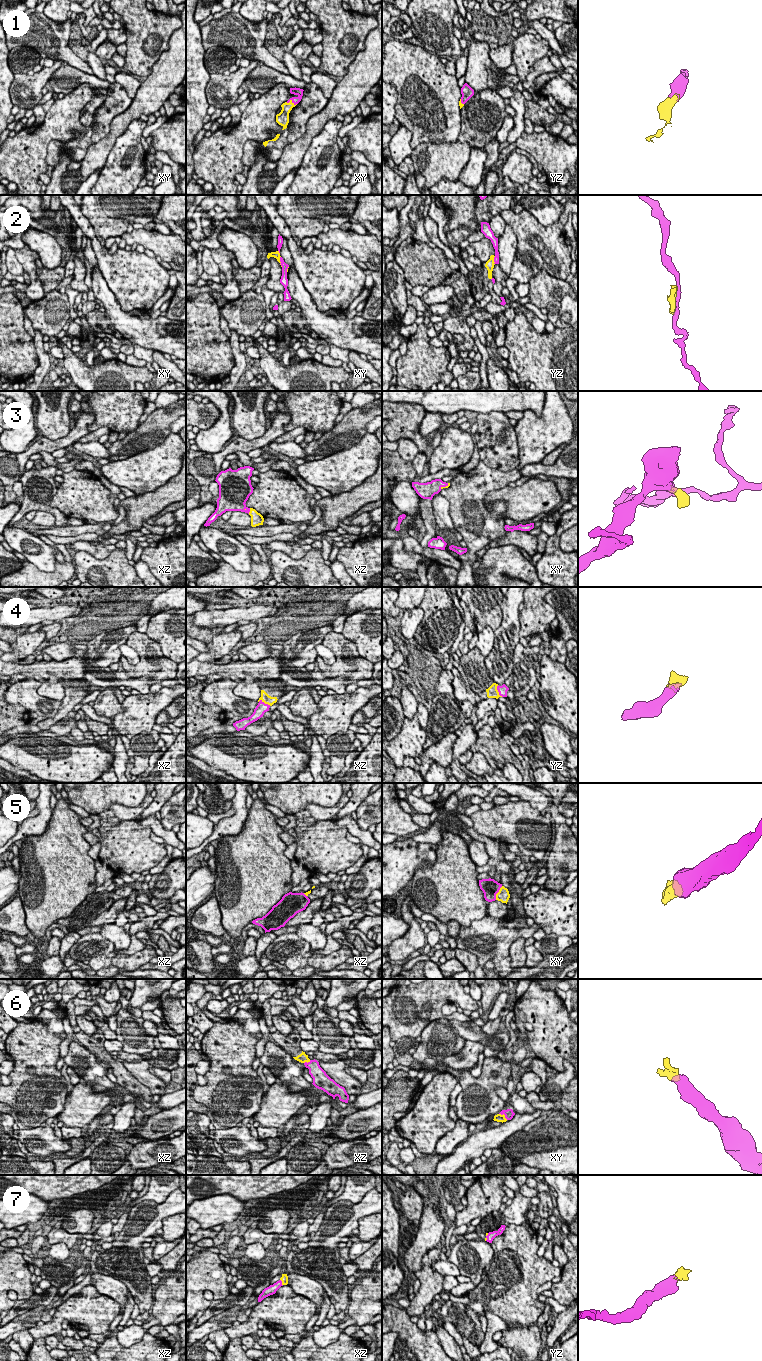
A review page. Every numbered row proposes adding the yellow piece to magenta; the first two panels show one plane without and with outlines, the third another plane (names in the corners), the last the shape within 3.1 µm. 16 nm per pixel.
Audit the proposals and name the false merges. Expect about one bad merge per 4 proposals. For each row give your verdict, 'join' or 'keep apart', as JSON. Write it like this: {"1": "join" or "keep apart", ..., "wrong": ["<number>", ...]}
{"1": "join", "2": "keep apart", "3": "join", "4": "join", "5": "join", "6": "join", "7": "join", "wrong": ["2"]}

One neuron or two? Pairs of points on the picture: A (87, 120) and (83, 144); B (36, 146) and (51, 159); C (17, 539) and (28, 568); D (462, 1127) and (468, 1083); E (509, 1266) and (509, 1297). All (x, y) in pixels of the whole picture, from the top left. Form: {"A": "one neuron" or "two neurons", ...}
{"A": "one neuron", "B": "two neurons", "C": "two neurons", "D": "two neurons", "E": "one neuron"}

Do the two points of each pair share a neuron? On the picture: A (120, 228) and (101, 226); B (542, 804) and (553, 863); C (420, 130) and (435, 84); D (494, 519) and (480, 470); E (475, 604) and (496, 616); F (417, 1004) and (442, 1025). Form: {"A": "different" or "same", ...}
{"A": "same", "B": "same", "C": "same", "D": "same", "E": "same", "F": "different"}

